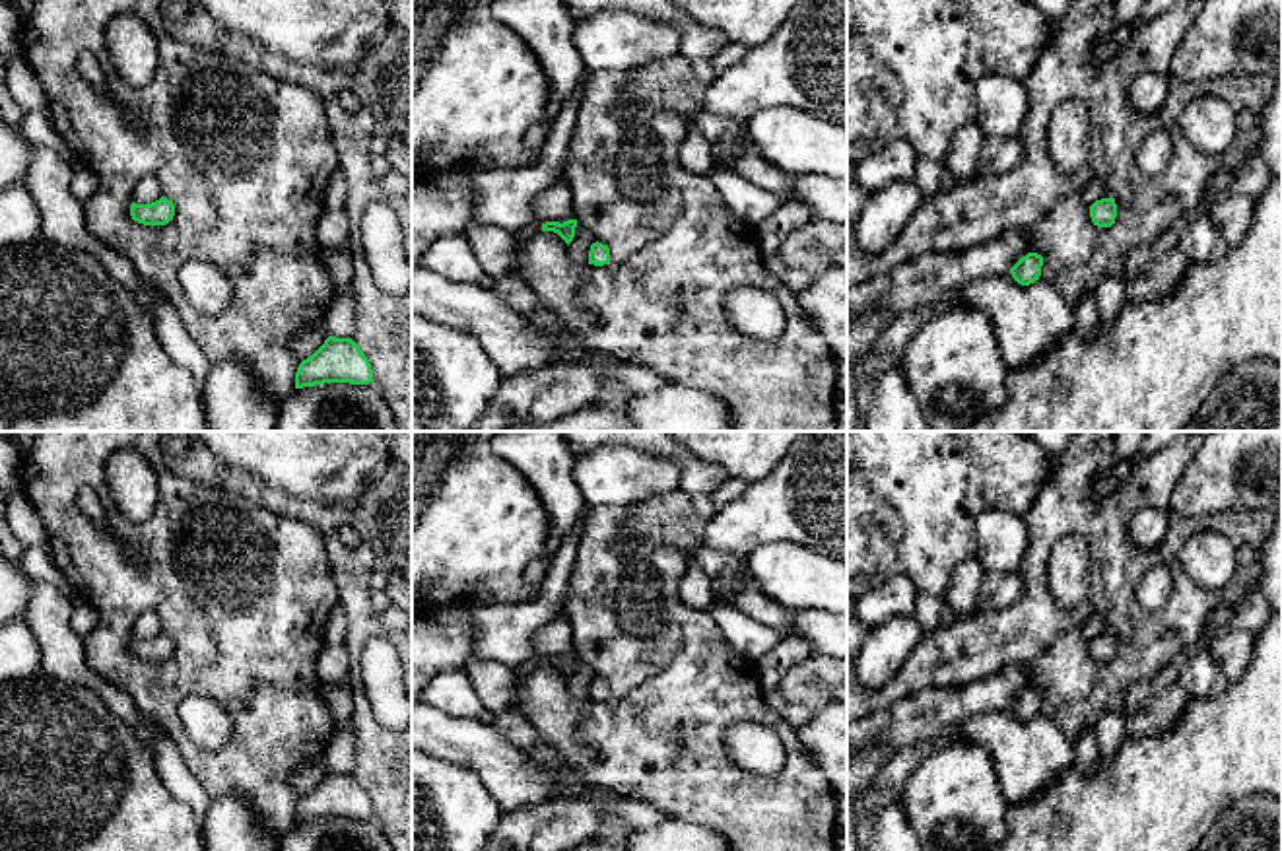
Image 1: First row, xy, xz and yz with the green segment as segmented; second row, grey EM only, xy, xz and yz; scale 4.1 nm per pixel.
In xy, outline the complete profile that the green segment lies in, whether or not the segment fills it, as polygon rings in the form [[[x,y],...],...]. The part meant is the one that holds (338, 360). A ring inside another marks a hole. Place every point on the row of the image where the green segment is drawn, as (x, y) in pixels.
[[[328,336],[311,357],[299,363],[295,389],[324,383],[373,383],[371,363],[352,338]]]

